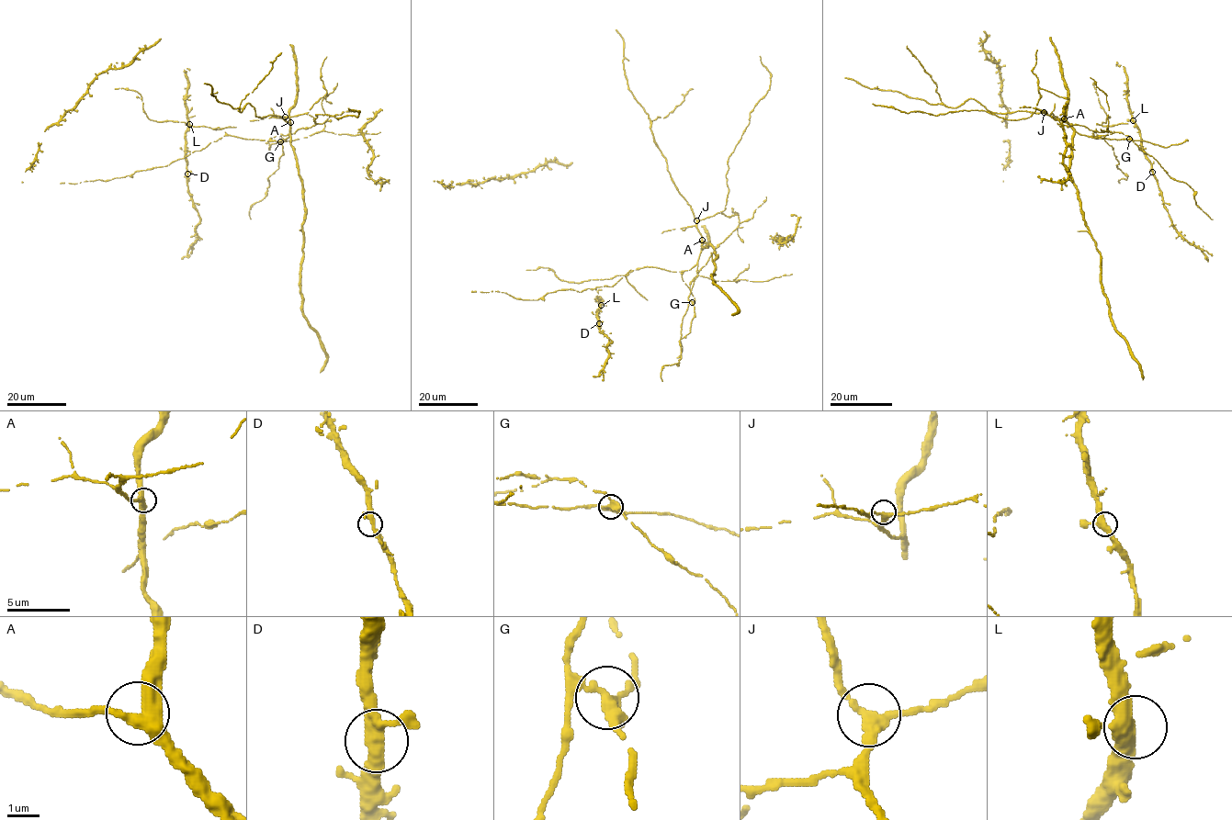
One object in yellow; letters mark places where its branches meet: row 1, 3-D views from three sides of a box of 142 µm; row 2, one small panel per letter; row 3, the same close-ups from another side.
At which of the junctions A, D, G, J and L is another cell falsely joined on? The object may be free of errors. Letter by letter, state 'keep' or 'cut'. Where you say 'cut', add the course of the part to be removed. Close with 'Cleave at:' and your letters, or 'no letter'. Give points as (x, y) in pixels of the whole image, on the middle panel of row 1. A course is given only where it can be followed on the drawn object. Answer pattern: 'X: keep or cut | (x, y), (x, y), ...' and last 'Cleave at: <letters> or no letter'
A: keep
D: keep
G: cut | (692, 301), (695, 299), (690, 282), (720, 243), (741, 222), (752, 217), (765, 196)
J: keep
L: keep
Cleave at: G

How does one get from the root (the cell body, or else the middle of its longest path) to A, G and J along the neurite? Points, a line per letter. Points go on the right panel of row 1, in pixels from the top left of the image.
A: (1092, 134), (1098, 137), (1078, 133), (1064, 118)
G: (1092, 134), (1098, 137), (1090, 137), (1129, 139)
J: (1092, 134), (1098, 137), (1080, 135), (1064, 119), (1044, 112)

